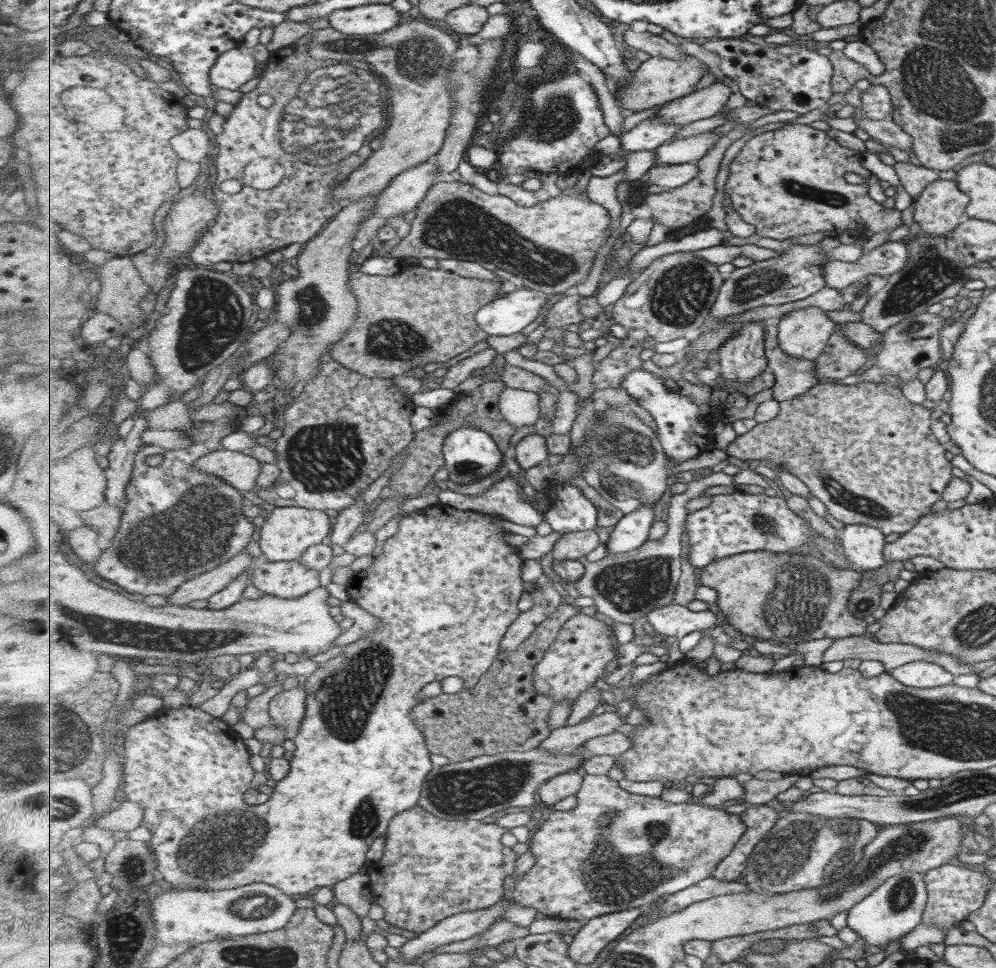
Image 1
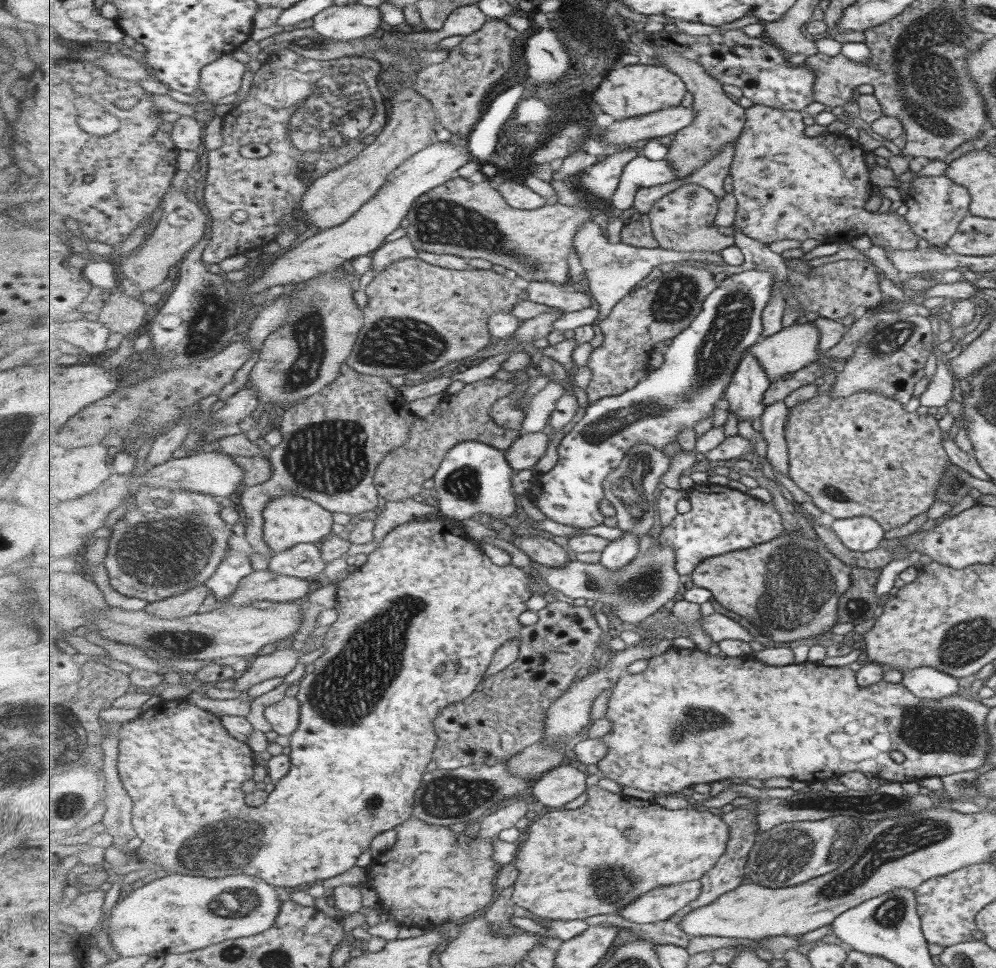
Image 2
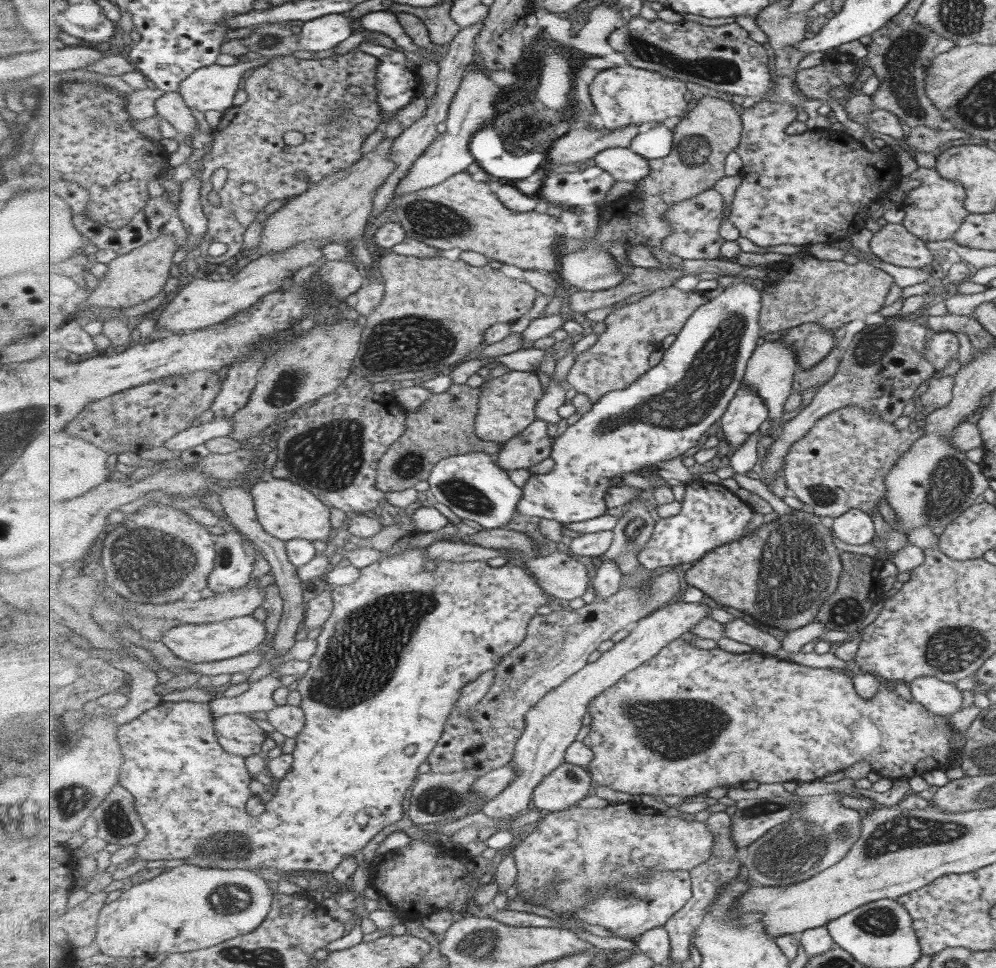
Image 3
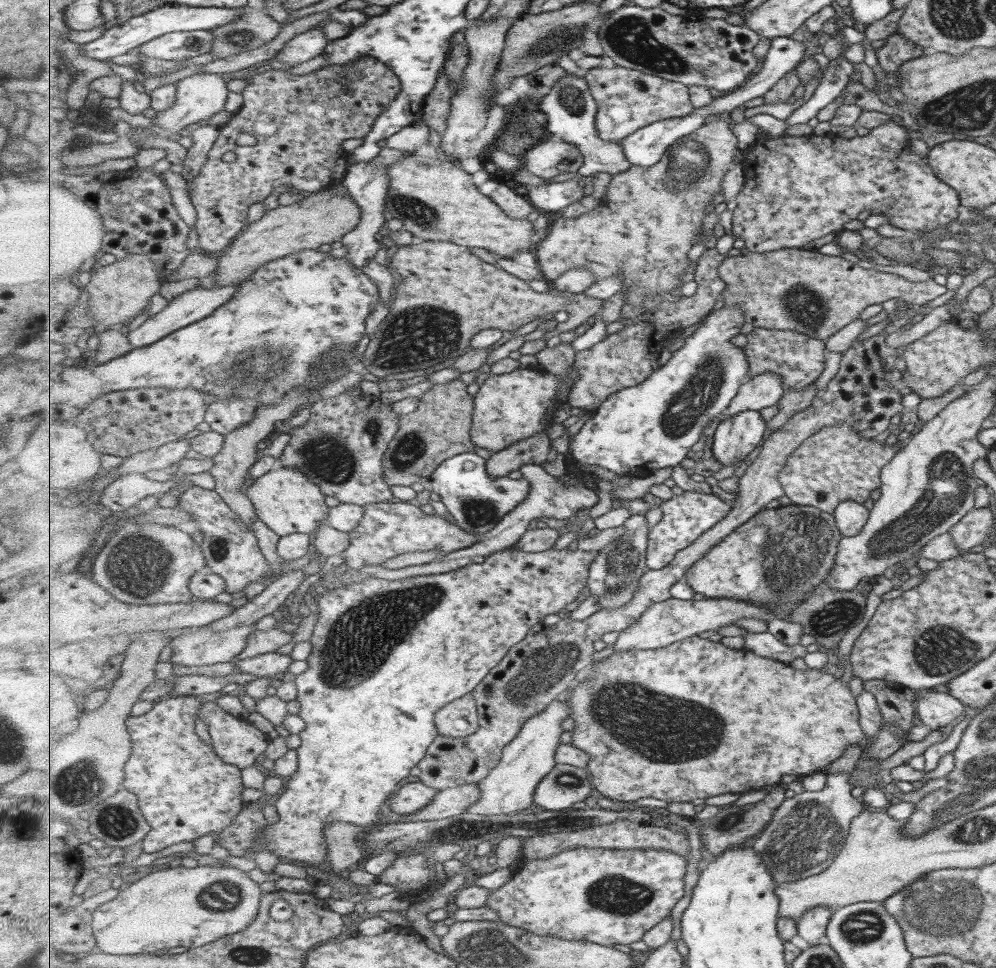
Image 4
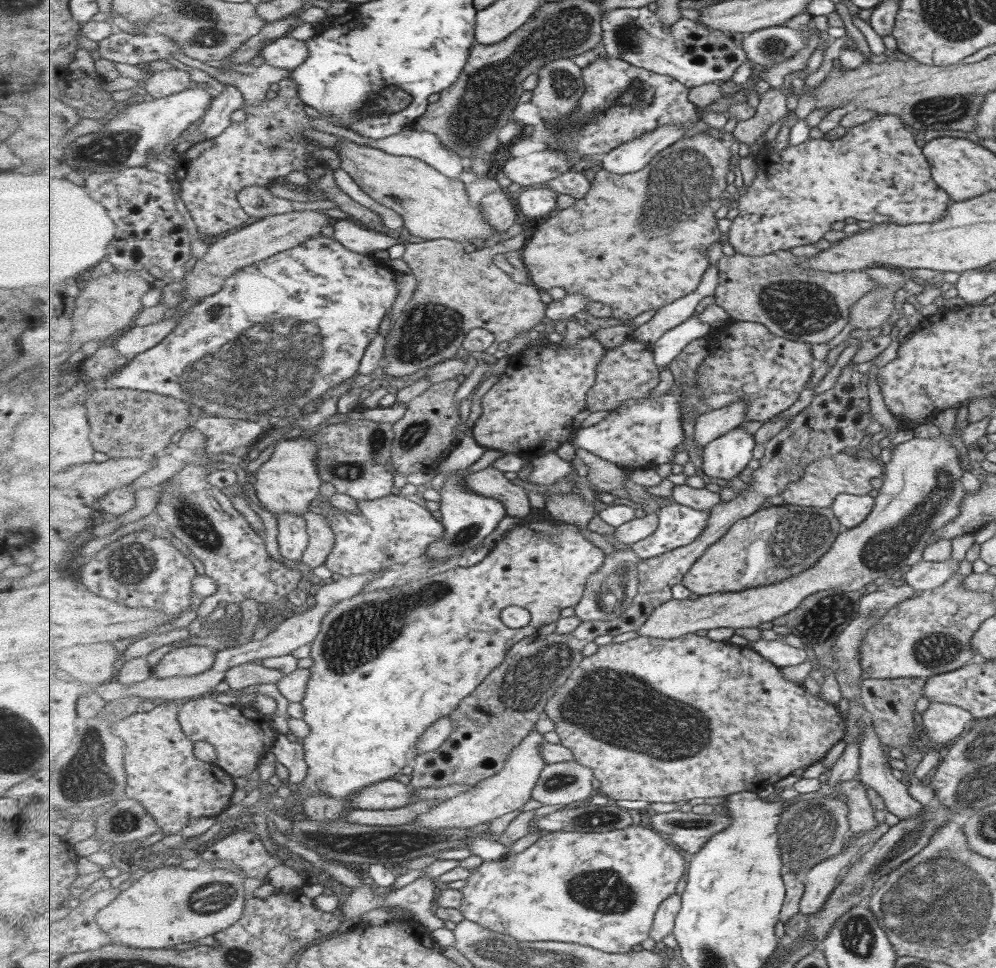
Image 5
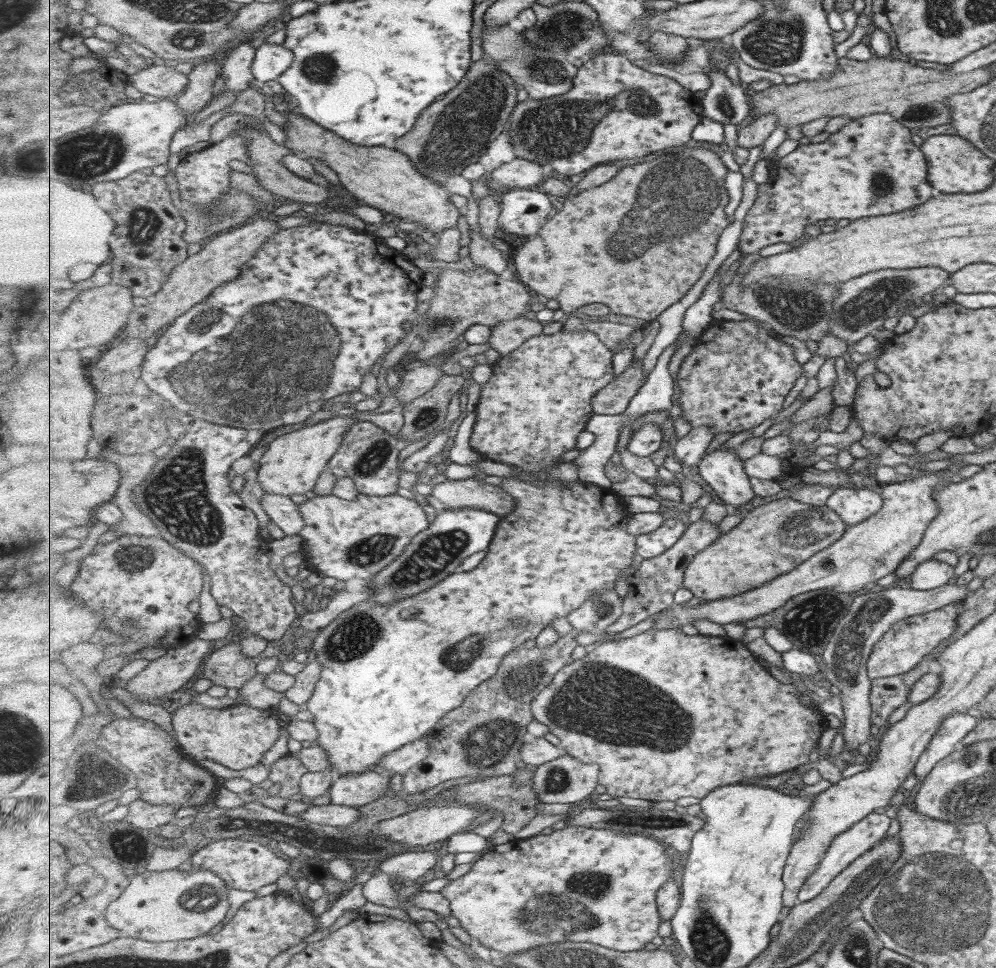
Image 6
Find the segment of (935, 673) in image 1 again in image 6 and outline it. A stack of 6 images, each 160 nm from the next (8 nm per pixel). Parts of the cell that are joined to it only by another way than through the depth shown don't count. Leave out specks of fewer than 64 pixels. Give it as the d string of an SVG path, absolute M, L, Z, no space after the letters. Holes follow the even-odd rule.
M954 712L941 721L912 768L912 774L919 784L937 762L957 748L960 740L973 730L976 723L976 713L972 712Z

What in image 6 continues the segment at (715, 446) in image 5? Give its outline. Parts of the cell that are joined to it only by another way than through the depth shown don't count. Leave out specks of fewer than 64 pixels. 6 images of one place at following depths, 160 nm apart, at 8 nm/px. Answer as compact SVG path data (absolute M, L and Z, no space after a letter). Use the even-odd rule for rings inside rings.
M716 448L698 465L698 472L712 486L716 496L726 504L729 512L749 508L755 490L743 469L737 449Z

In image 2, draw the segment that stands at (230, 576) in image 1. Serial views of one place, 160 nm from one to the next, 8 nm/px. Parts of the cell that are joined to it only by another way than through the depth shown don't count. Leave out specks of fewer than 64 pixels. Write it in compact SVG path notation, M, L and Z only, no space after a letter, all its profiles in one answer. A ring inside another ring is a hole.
M205 584L185 591L185 594L173 596L172 598L149 603L143 608L144 612L157 615L158 618L183 618L198 614L203 609L203 602L207 595L206 590L213 590Z

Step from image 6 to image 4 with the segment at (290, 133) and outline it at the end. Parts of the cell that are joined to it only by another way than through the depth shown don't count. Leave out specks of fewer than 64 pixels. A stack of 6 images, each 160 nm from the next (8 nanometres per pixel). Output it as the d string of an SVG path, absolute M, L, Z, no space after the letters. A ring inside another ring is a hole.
M407 155L403 160L388 166L391 190L387 194L387 210L393 217L402 220L404 228L412 232L417 240L449 241L464 247L485 248L501 257L513 257L519 251L533 251L533 224L525 218L511 218L499 205L473 186L471 174L465 172L453 161Z

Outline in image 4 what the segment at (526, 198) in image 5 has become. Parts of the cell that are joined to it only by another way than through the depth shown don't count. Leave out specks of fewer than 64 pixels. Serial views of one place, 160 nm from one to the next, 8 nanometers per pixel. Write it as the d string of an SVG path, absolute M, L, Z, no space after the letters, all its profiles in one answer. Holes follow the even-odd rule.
M592 174L582 176L580 182L575 179L555 182L555 184L545 181L523 192L533 206L541 212L559 212L585 197L585 190L593 188L593 178L595 176Z

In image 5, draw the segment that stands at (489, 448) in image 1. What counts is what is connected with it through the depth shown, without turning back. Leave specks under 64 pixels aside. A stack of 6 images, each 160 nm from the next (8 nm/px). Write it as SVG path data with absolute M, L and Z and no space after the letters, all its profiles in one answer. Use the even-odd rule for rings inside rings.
M470 428L439 463L441 472L467 470L479 460L482 449L483 446L478 443L474 431ZM555 451L535 457L532 460L533 470L528 476L531 483L539 485L552 485L559 482L561 478L575 472L575 464L569 460L559 460ZM471 474L457 475L447 478L438 492L441 494L440 512L442 513L442 522L446 526L446 535L431 548L427 550L425 559L429 561L449 561L451 558L459 558L463 552L476 549L493 532L497 531L499 523L507 517L506 505L502 500L497 500L491 496L481 496L477 492L471 492L466 488L466 480Z

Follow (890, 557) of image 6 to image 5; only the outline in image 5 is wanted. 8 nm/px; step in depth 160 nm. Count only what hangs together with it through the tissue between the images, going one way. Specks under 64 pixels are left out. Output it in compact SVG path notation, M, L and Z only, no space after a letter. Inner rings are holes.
M938 435L937 437L929 438L917 438L913 436L909 436L906 440L901 440L899 443L895 443L891 451L891 456L889 457L889 461L885 464L882 464L883 472L881 478L881 487L878 489L878 494L874 497L874 503L871 507L869 514L866 516L865 521L858 524L858 527L854 527L851 529L844 530L842 529L838 536L833 540L833 544L825 554L815 562L815 566L811 566L807 572L801 572L799 576L793 576L793 578L789 580L783 580L783 582L779 582L779 584L771 584L771 585L763 585L759 587L751 587L749 590L745 590L745 592L719 592L716 594L709 594L706 596L698 596L688 600L676 600L672 599L671 601L659 606L647 619L647 622L640 628L639 635L644 637L651 638L662 638L662 639L678 639L683 635L690 635L694 633L696 630L711 630L718 628L751 628L756 627L758 624L765 624L765 622L772 622L775 618L781 618L781 616L785 616L785 614L789 614L789 612L793 612L803 604L803 600L810 596L811 594L815 594L815 592L819 592L819 590L834 590L837 592L856 592L859 588L863 588L866 584L873 583L873 580L876 578L889 578L893 575L893 572L899 573L901 568L904 566L913 566L913 564L917 564L917 562L922 561L922 552L928 546L933 544L933 542L937 542L937 539L933 537L933 532L935 530L939 530L939 528L943 528L945 523L951 522L955 517L958 516L960 511L960 504L963 498L963 495L966 493L965 489L963 489L963 485L961 485L961 474L963 473L960 464L960 455L953 448L953 446L949 443L949 439L946 439L943 435Z

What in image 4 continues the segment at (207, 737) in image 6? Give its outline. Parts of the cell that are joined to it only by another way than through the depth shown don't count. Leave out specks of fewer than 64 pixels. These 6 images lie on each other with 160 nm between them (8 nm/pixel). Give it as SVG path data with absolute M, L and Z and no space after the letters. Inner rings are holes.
M206 698L202 710L198 712L198 720L204 720L208 726L211 742L216 753L227 763L241 769L254 766L255 760L261 756L270 745L271 739L265 732L255 728L246 717L233 716L225 712L212 698Z

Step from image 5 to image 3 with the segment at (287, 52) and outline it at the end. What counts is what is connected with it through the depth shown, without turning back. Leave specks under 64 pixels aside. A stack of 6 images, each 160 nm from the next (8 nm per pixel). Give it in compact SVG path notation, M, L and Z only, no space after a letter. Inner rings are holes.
M333 13L304 23L298 29L301 49L321 55L332 53L338 44L357 32L357 20L344 13Z

